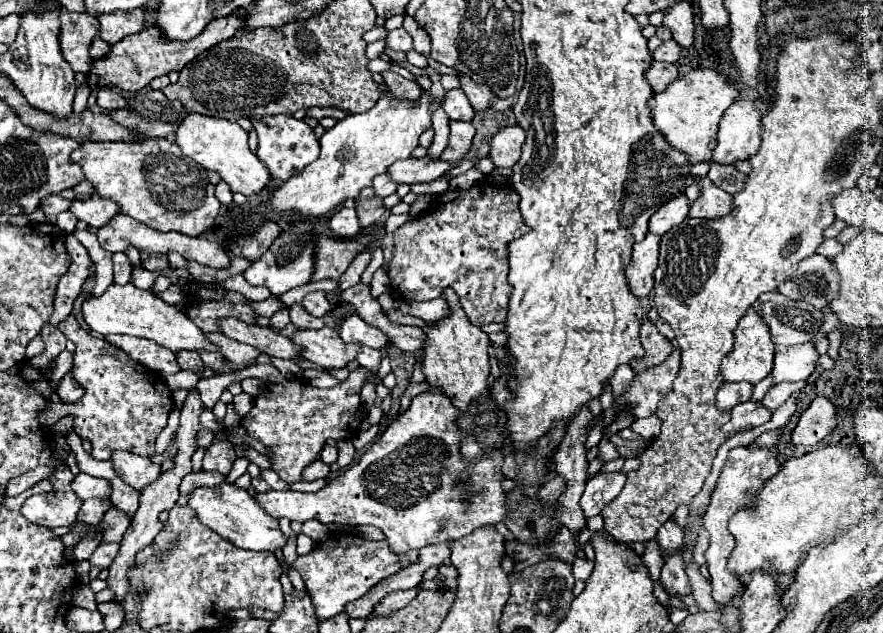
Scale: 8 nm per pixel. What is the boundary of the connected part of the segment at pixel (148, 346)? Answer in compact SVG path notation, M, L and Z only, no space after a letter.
M110 335L110 337L106 337L106 341L120 347L134 361L146 365L152 371L158 371L162 376L180 371L180 367L176 363L176 355L170 349L166 349L154 341L136 339L136 337L128 337L128 335Z

